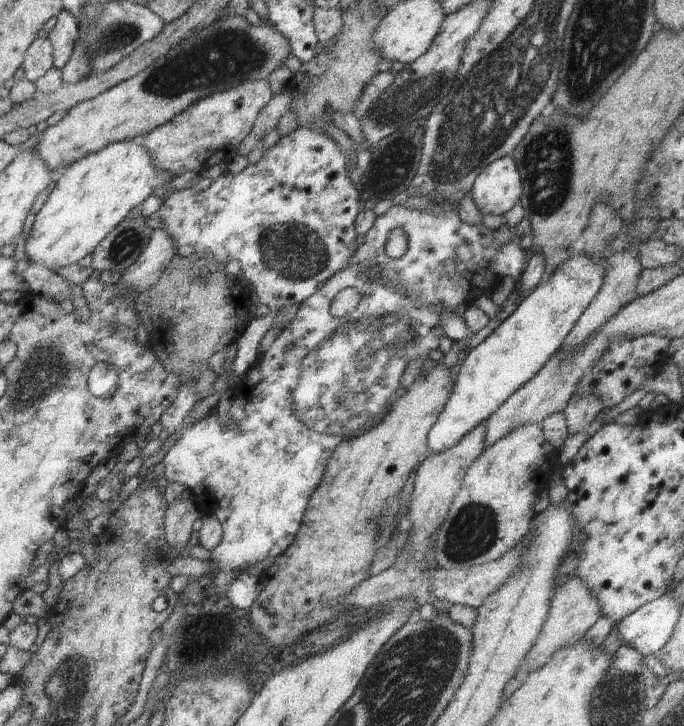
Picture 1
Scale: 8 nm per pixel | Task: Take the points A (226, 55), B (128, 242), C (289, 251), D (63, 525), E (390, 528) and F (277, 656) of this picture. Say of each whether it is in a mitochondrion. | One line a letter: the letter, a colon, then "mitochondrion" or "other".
A: mitochondrion
B: mitochondrion
C: mitochondrion
D: other
E: mitochondrion
F: other

